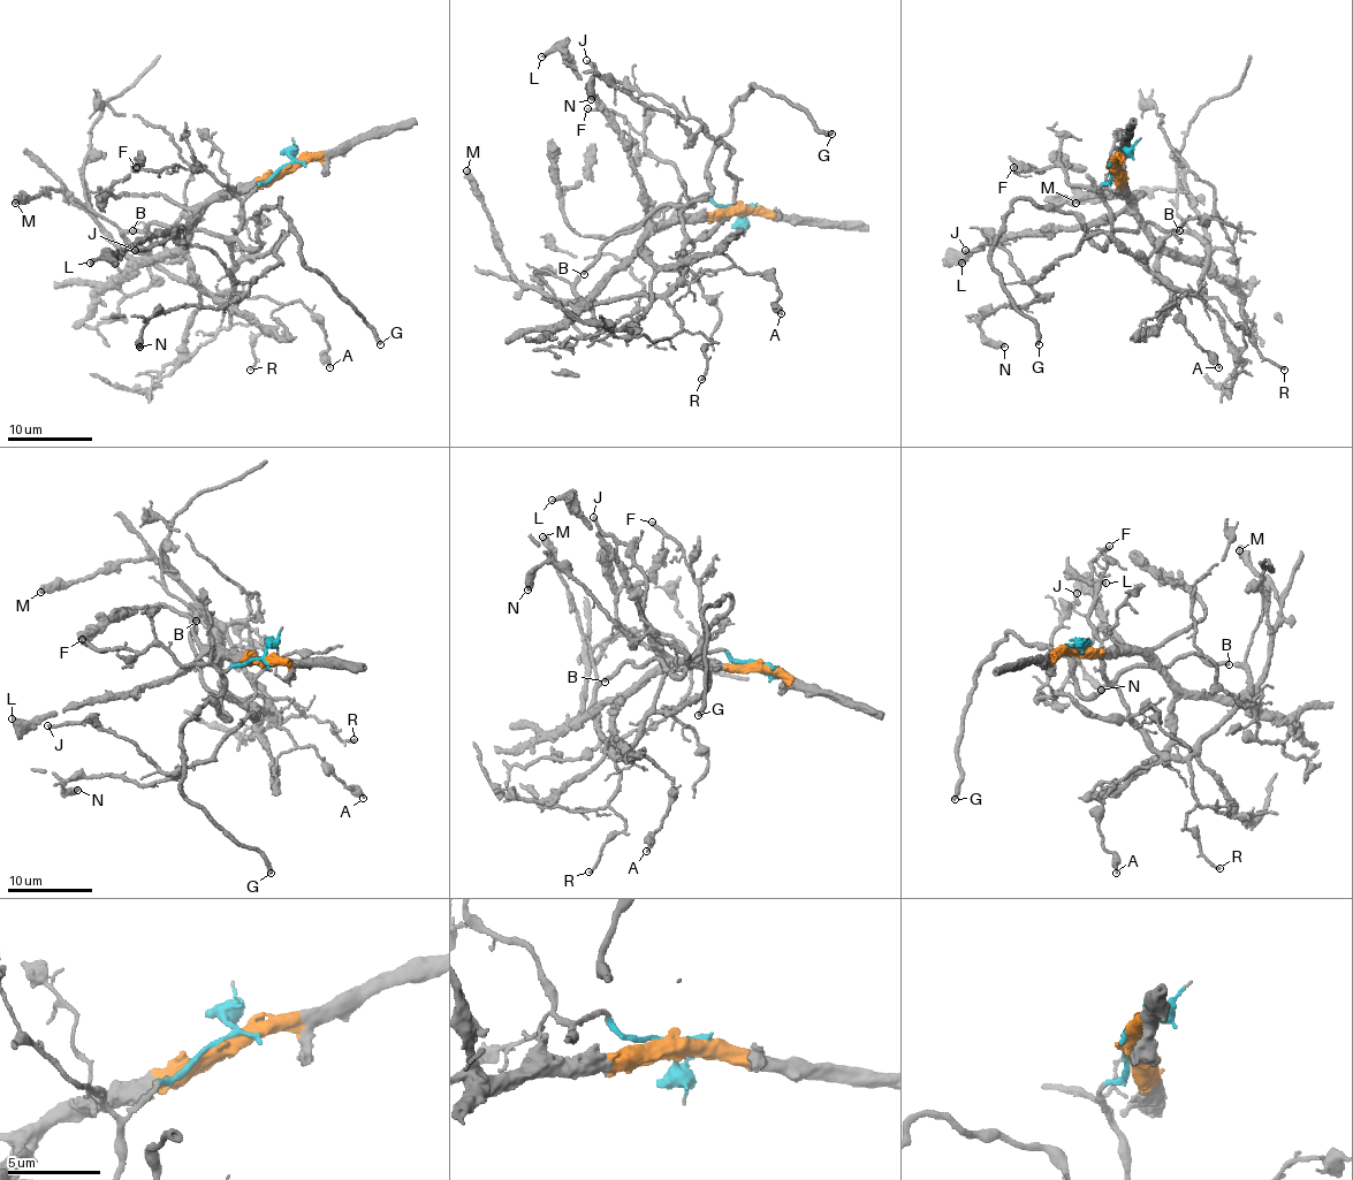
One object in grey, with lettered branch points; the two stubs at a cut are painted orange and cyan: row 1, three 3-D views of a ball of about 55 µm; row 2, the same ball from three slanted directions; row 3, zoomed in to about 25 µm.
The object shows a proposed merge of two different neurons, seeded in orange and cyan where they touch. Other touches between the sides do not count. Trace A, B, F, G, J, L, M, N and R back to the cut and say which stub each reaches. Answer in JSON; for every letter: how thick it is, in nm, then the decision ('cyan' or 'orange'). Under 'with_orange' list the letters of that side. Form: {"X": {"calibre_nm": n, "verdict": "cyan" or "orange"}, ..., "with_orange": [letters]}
{"A": {"calibre_nm": 200, "verdict": "cyan"}, "B": {"calibre_nm": 240, "verdict": "cyan"}, "F": {"calibre_nm": 240, "verdict": "cyan"}, "G": {"calibre_nm": 360, "verdict": "cyan"}, "J": {"calibre_nm": 240, "verdict": "cyan"}, "L": {"calibre_nm": 320, "verdict": "orange"}, "M": {"calibre_nm": 400, "verdict": "orange"}, "N": {"calibre_nm": 480, "verdict": "cyan"}, "R": {"calibre_nm": 180, "verdict": "cyan"}, "with_orange": ["L", "M"]}

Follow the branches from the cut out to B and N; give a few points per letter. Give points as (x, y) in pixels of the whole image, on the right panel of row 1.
B: (1111, 165), (1111, 180), (1100, 188), (1109, 210), (1111, 236), (1115, 230), (1155, 223), (1178, 230)
N: (1111, 165), (1100, 188), (1111, 228), (1145, 260), (1089, 235), (1033, 286), (1031, 302), (980, 321), (1005, 347)

